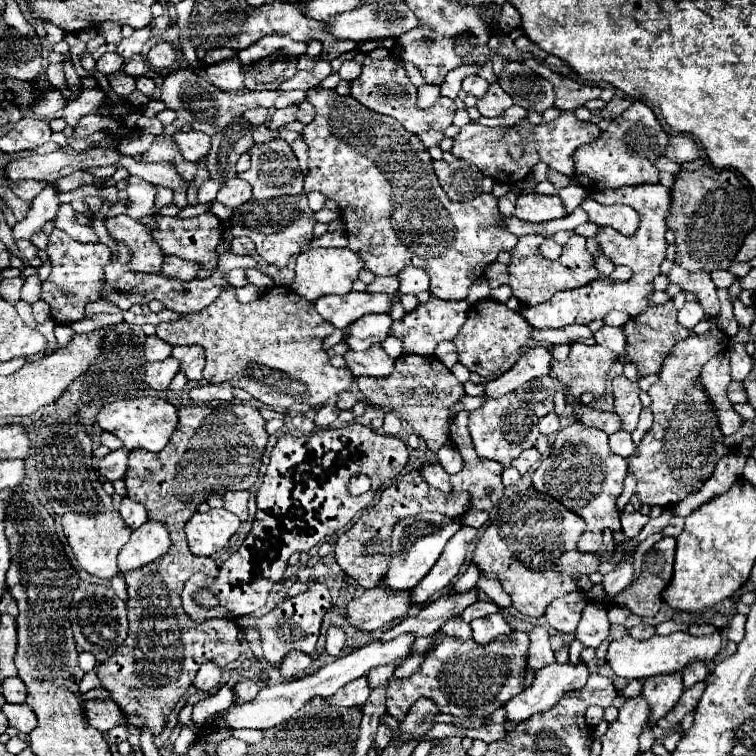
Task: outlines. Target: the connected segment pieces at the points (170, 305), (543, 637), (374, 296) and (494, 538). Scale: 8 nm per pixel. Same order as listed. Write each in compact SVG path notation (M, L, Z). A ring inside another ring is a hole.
M118 243L118 257L110 259L110 263L104 267L104 283L100 289L100 297L112 301L120 309L130 309L132 305L146 305L152 299L158 299L166 305L166 309L176 313L188 313L188 311L200 311L208 307L208 303L216 301L224 285L228 283L222 271L214 271L208 279L192 279L192 281L180 281L180 279L168 279L164 275L150 275L150 273L136 273L128 267L130 263L130 249L124 243Z
M536 625L534 631L530 631L530 647L528 647L528 665L526 665L526 675L524 683L530 685L534 679L534 673L550 663L554 663L554 651L550 647L550 635L546 627Z
M350 291L348 295L328 295L316 301L318 313L328 319L334 327L346 329L356 319L368 313L388 313L392 307L392 295L380 293L358 293Z
M536 489L526 491L510 491L494 505L490 511L490 521L482 529L482 537L474 545L472 561L478 565L480 573L492 579L498 579L504 591L512 597L512 607L530 617L542 617L544 609L558 597L564 597L578 589L578 577L590 575L600 567L600 559L592 559L592 555L582 555L576 551L576 539L580 539L580 531L584 531L584 521L578 515L572 515L566 507L556 503L548 495L540 495Z

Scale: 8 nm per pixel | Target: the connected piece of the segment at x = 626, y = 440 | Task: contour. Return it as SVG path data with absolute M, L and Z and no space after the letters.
M616 431L610 435L610 449L620 457L628 457L634 449L634 443L626 431Z

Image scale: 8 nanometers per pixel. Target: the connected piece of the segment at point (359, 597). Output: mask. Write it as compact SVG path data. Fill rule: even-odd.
M384 585L374 589L356 587L354 597L346 607L346 621L360 631L376 631L396 619L406 617L408 611L408 591L392 595Z

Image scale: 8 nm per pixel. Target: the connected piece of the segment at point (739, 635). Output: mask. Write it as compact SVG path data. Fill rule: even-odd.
M734 615L734 619L732 619L732 621L730 621L730 625L728 625L726 639L728 639L728 641L738 643L738 641L743 639L745 635L745 625L746 617L744 617L744 615Z

